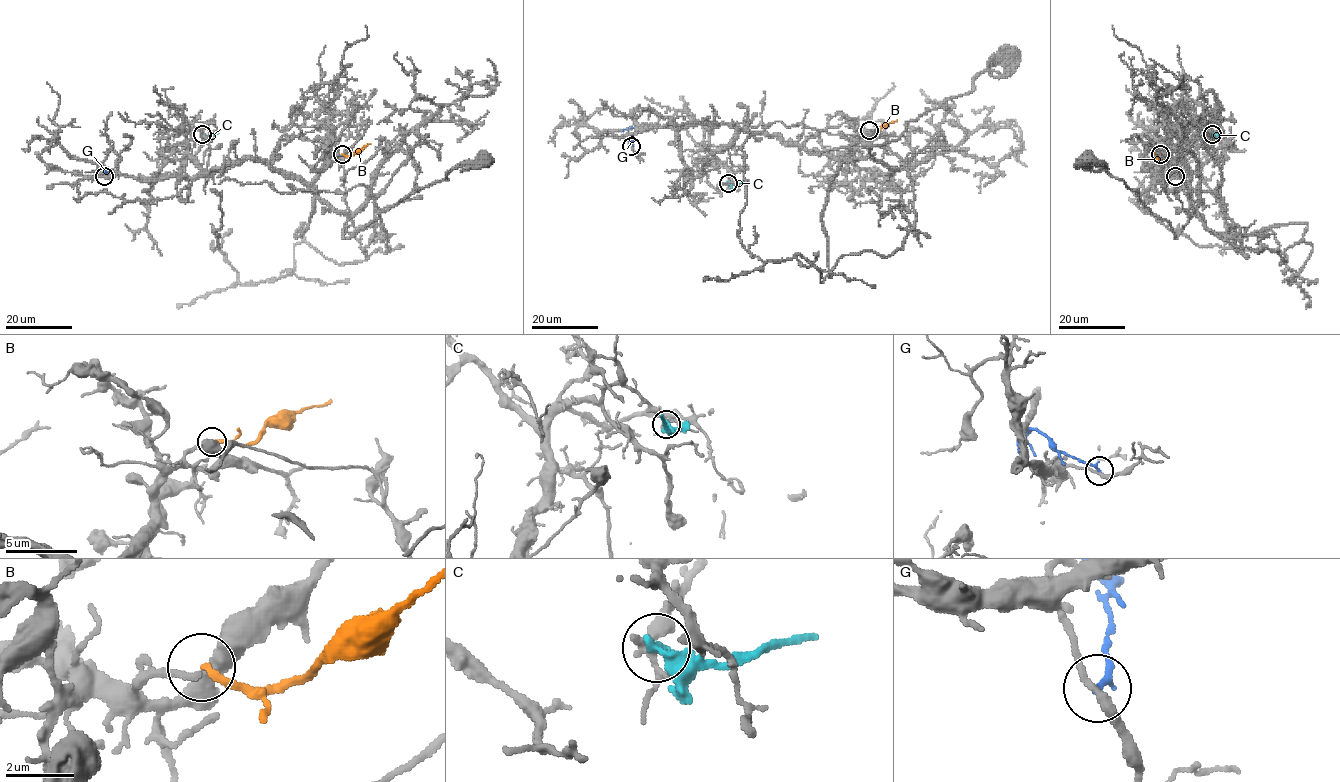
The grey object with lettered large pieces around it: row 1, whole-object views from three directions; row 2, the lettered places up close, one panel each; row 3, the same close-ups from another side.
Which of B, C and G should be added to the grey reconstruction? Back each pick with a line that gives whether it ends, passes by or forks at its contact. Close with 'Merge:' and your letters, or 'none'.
B: It ends there
Merge: B

